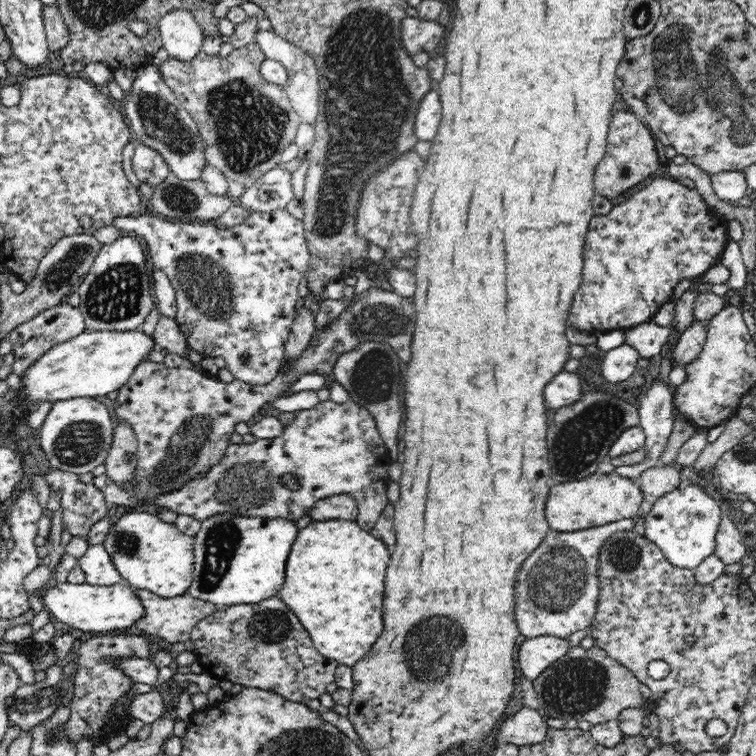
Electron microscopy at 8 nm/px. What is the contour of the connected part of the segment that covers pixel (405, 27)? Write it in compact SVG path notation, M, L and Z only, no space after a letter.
M408 17L402 22L402 44L404 51L412 56L420 52L430 53L438 47L445 34L445 26L435 21L424 21Z

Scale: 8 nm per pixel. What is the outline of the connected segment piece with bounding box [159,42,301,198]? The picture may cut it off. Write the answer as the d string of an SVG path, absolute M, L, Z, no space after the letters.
M254 42L244 48L234 49L226 58L210 56L200 51L190 62L169 57L159 67L164 83L172 90L180 104L191 113L197 124L204 143L207 164L224 173L229 184L227 195L234 198L240 198L247 188L262 178L262 174L279 166L284 149L295 142L301 123L300 116L292 108L284 88L262 78L260 66L264 60L264 52Z

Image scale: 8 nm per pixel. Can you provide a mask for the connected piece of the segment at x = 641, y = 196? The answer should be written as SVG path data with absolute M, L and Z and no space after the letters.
M656 177L650 184L630 196L625 202L612 206L612 210L606 216L594 215L592 220L590 220L584 243L582 282L580 283L580 288L575 292L576 296L574 296L574 302L572 302L569 310L568 322L579 331L583 330L590 334L597 334L605 331L629 329L630 327L654 320L655 312L672 297L674 287L683 278L691 279L700 276L710 267L720 264L724 247L729 242L726 232L727 222L728 219L722 218L722 216L706 205L696 187L690 189L690 187L682 185L679 180L672 177L671 179Z

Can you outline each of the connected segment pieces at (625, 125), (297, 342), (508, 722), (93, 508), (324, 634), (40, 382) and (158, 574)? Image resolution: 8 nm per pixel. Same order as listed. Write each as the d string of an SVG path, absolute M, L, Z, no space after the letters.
M629 109L612 115L606 140L606 155L595 169L593 179L595 192L610 200L650 178L662 165L651 130Z
M300 309L285 344L284 363L288 360L294 362L306 350L306 346L310 346L312 334L315 332L314 320L315 317L309 309Z
M523 707L514 715L497 724L494 746L515 744L516 746L539 743L545 739L546 721L537 709Z
M52 468L44 478L50 487L50 492L61 490L61 508L64 509L63 523L71 537L88 540L90 528L108 516L110 505L105 500L104 493L93 482L82 483L78 474L64 472Z
M350 520L313 521L308 524L308 528L298 532L296 544L292 544L286 568L286 582L278 592L278 596L292 608L292 612L308 630L316 650L326 658L349 667L354 666L372 649L384 628L382 598L390 550L370 534L373 533L364 531L356 521Z
M141 328L128 331L90 331L82 332L66 342L50 347L40 358L37 358L21 376L22 388L18 390L18 402L51 402L70 400L80 397L102 397L109 392L122 388L132 376L141 360L154 348L155 339L147 336Z
M135 511L124 514L118 518L118 522L112 523L112 528L102 544L120 577L134 588L168 599L182 596L193 582L193 538L154 514Z

